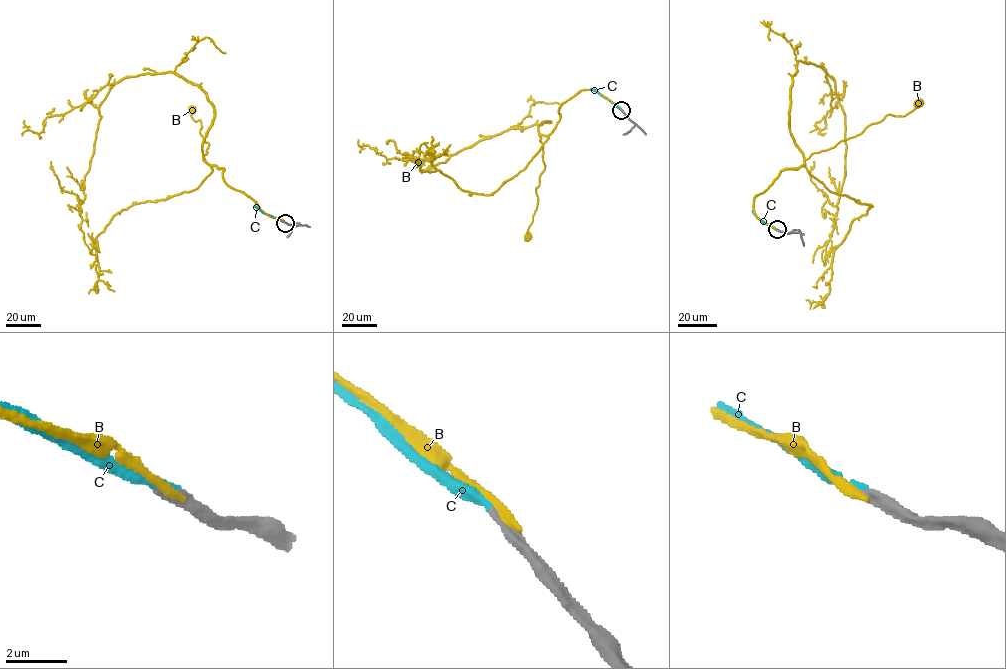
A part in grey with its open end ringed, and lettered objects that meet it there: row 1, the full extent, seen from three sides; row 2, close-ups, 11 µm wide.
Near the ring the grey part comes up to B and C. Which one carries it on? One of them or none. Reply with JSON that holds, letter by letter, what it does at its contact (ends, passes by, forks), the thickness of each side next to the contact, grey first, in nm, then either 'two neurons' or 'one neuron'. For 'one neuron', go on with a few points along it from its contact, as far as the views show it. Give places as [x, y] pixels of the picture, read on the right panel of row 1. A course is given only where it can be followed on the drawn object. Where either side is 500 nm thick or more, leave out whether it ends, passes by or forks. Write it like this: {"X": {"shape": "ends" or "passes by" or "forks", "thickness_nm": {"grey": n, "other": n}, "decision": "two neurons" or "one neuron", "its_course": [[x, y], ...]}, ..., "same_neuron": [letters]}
{"B": {"shape": "ends", "thickness_nm": {"grey": 360, "other": 360}, "decision": "two neurons"}, "C": {"shape": "ends", "thickness_nm": {"grey": 360, "other": 280}, "decision": "one neuron", "its_course": [[777, 229], [760, 219], [752, 210]]}, "same_neuron": ["C"]}

